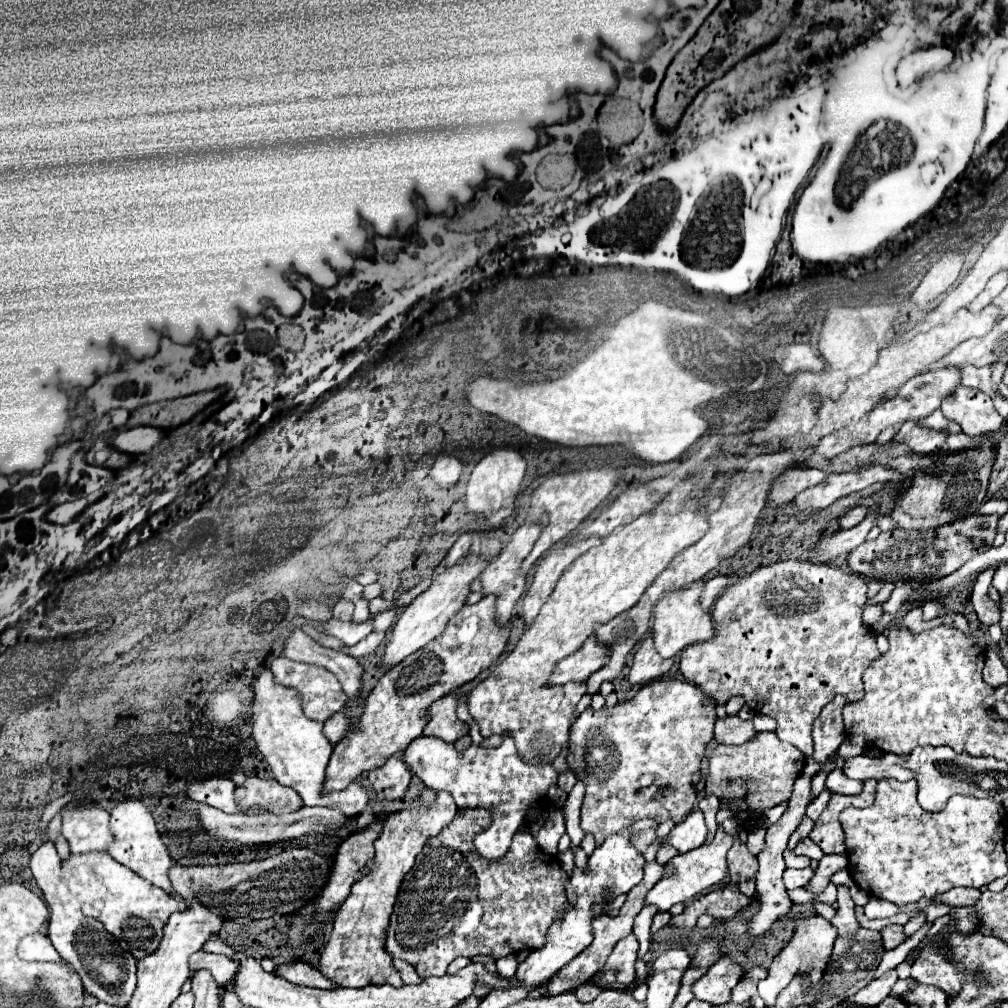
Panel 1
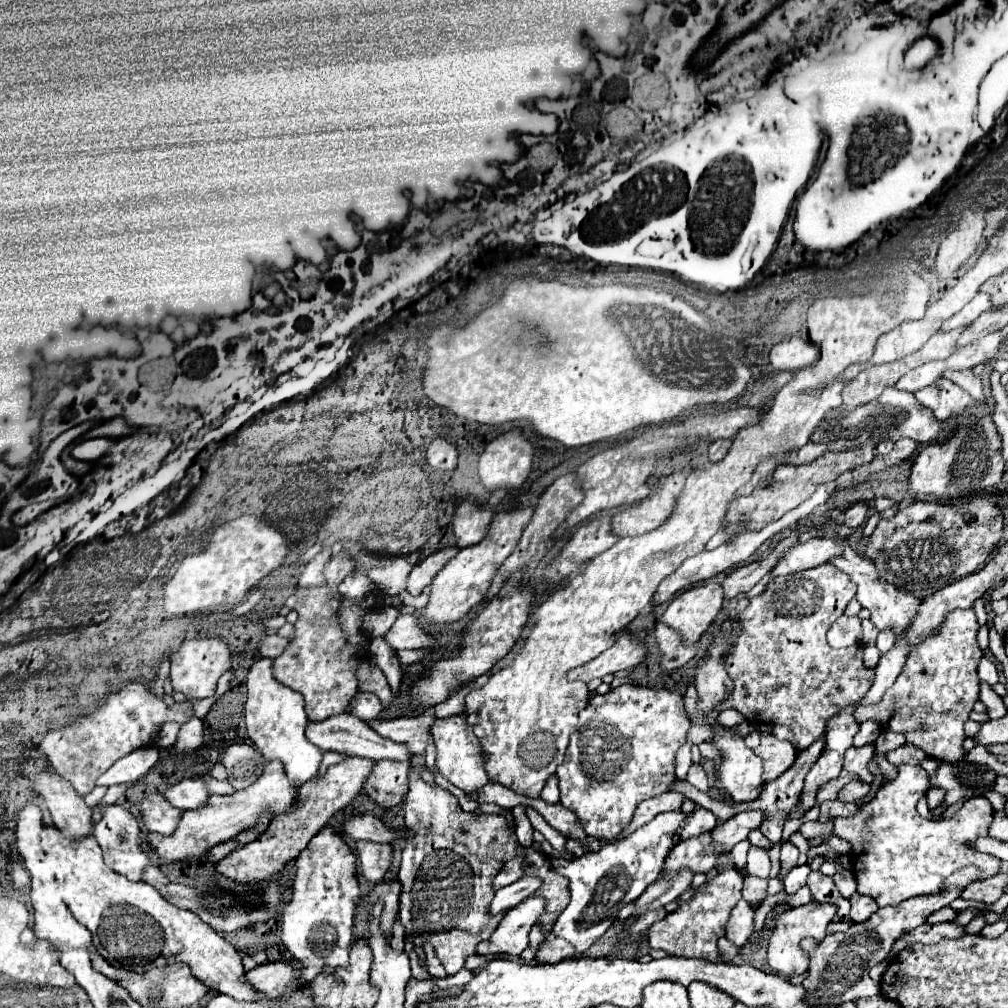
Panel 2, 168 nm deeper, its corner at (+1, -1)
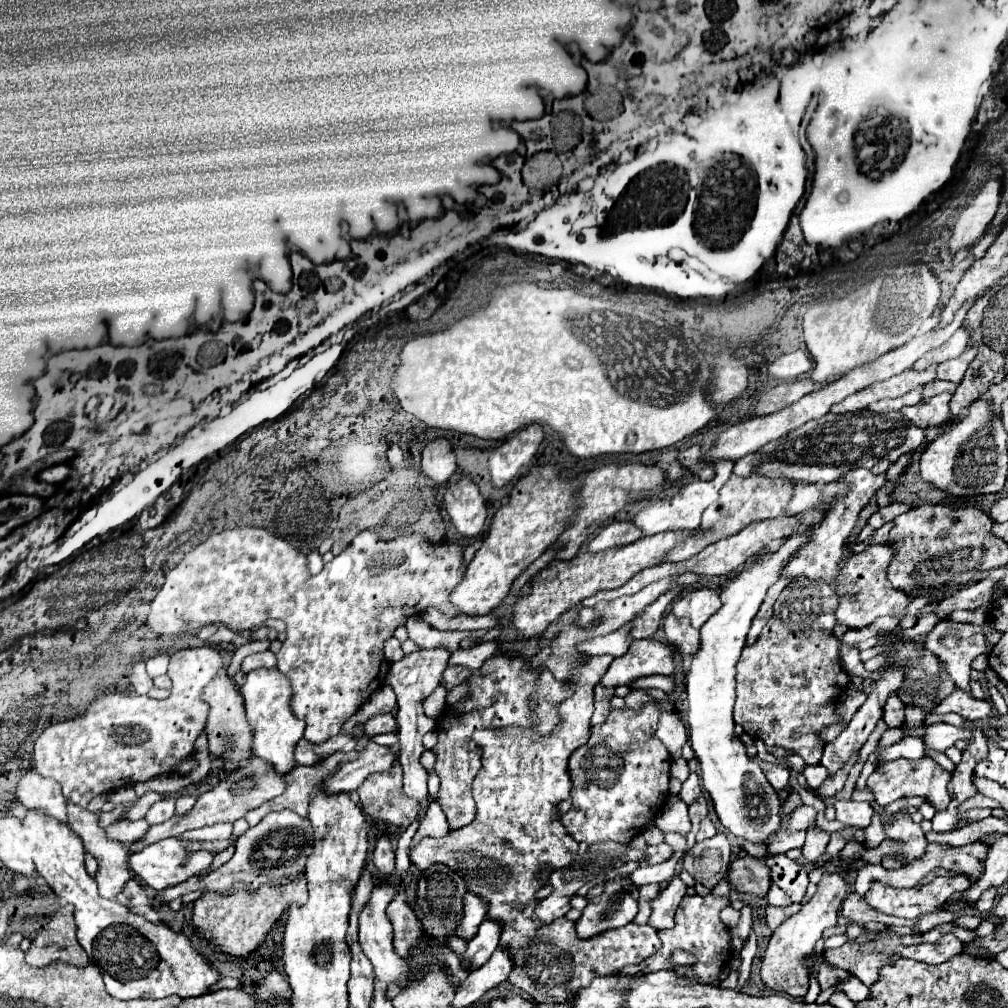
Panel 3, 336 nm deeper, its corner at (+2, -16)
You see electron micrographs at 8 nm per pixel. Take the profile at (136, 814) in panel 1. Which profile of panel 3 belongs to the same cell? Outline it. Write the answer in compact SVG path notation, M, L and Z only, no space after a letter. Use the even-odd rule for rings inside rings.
M68 802L66 806L66 812L68 812L68 828L72 832L76 832L84 844L84 850L90 852L96 860L98 860L98 872L96 872L96 882L98 882L98 892L102 898L116 898L124 884L130 880L130 870L128 870L128 858L130 858L130 852L124 848L122 842L116 842L116 840L108 840L106 838L106 832L98 826L98 814L94 812L88 812L86 808L78 808L74 806L72 802Z

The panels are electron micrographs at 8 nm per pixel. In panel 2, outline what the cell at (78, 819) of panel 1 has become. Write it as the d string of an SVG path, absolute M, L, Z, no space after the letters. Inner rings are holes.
M45 771L37 775L35 791L47 801L53 823L65 837L77 841L79 837L93 835L95 827L95 821L91 819L93 811L91 807L85 805L83 797L75 793L71 783L67 783L53 771Z

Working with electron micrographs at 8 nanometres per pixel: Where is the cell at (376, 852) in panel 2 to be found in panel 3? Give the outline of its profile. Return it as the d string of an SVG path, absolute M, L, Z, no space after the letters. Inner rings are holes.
M382 834L382 838L378 840L374 854L372 854L372 864L376 866L376 870L384 876L390 878L394 872L394 846L388 834Z

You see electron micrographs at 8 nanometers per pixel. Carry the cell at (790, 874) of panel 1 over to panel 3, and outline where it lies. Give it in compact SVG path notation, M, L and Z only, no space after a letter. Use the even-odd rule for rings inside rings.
M776 884L770 886L766 902L768 902L768 906L790 906L792 904L792 900L786 896L786 892L780 890Z

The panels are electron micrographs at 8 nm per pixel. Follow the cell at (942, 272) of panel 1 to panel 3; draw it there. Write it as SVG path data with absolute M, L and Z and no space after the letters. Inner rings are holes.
M992 178L982 186L972 204L962 210L950 240L952 254L968 248L968 244L972 244L976 238L984 234L984 230L988 228L998 210L1000 194L1002 194L1002 182L998 178Z

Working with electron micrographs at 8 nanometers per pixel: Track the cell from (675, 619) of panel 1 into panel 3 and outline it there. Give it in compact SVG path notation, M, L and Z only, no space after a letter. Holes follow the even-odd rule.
M696 588L684 592L674 600L672 614L678 618L690 618L694 628L702 628L702 624L720 608L720 596L714 588Z

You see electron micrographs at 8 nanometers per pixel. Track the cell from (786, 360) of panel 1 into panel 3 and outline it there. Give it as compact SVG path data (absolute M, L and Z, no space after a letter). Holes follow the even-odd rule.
M796 350L796 352L782 354L780 358L776 358L768 370L770 370L770 376L778 380L794 380L812 370L812 358L808 352Z

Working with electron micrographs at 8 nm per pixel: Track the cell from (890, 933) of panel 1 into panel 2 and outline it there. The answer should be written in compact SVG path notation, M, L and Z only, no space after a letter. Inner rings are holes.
M923 923L917 929L901 933L897 937L897 941L893 943L891 953L899 955L907 945L913 945L913 943L937 943L937 941L941 941L945 937L955 939L955 937L963 937L963 935L965 935L965 927L955 925L955 923L937 923L937 925Z

